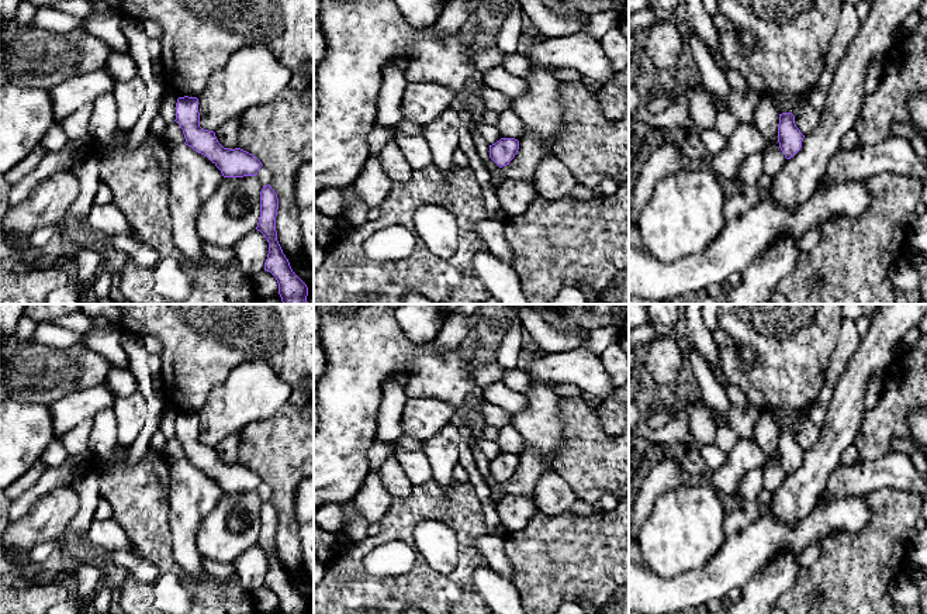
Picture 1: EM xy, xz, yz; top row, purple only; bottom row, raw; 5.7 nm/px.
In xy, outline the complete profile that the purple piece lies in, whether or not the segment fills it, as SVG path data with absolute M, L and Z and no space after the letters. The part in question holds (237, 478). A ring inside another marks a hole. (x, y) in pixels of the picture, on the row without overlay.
M179 413L176 418L176 435L183 445L186 460L207 472L222 489L224 493L256 491L262 477L252 469L235 463L224 463L214 446L200 442L198 414Z

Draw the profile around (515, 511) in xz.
M513 494L499 497L497 511L508 532L523 530L533 515L539 513L533 499Z

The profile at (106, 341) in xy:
M113 325L89 330L82 337L82 345L107 358L114 368L128 369L129 361L121 346L121 335L122 332Z

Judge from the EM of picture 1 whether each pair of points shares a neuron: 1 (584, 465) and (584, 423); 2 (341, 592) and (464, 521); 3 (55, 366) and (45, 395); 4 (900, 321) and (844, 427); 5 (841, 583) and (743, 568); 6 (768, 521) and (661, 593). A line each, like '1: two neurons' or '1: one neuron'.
1: one neuron
2: one neuron
3: one neuron
4: one neuron
5: two neurons
6: one neuron

